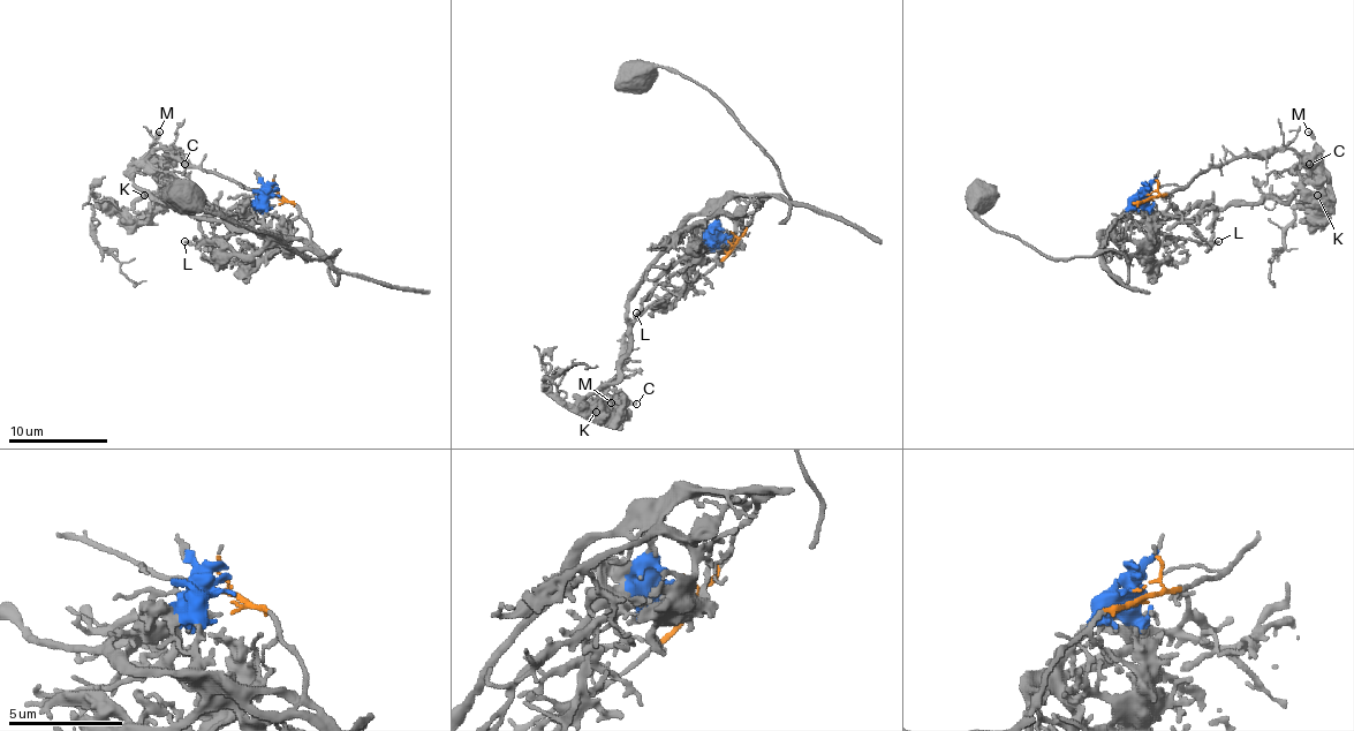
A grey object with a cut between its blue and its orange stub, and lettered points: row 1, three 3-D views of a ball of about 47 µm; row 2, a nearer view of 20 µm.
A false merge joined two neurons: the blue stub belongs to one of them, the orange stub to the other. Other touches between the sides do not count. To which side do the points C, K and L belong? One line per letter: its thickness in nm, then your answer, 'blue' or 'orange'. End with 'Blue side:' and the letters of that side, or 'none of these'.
C: 180 nm | blue
K: 360 nm | blue
L: 180 nm | blue
Blue side: C, K, L

